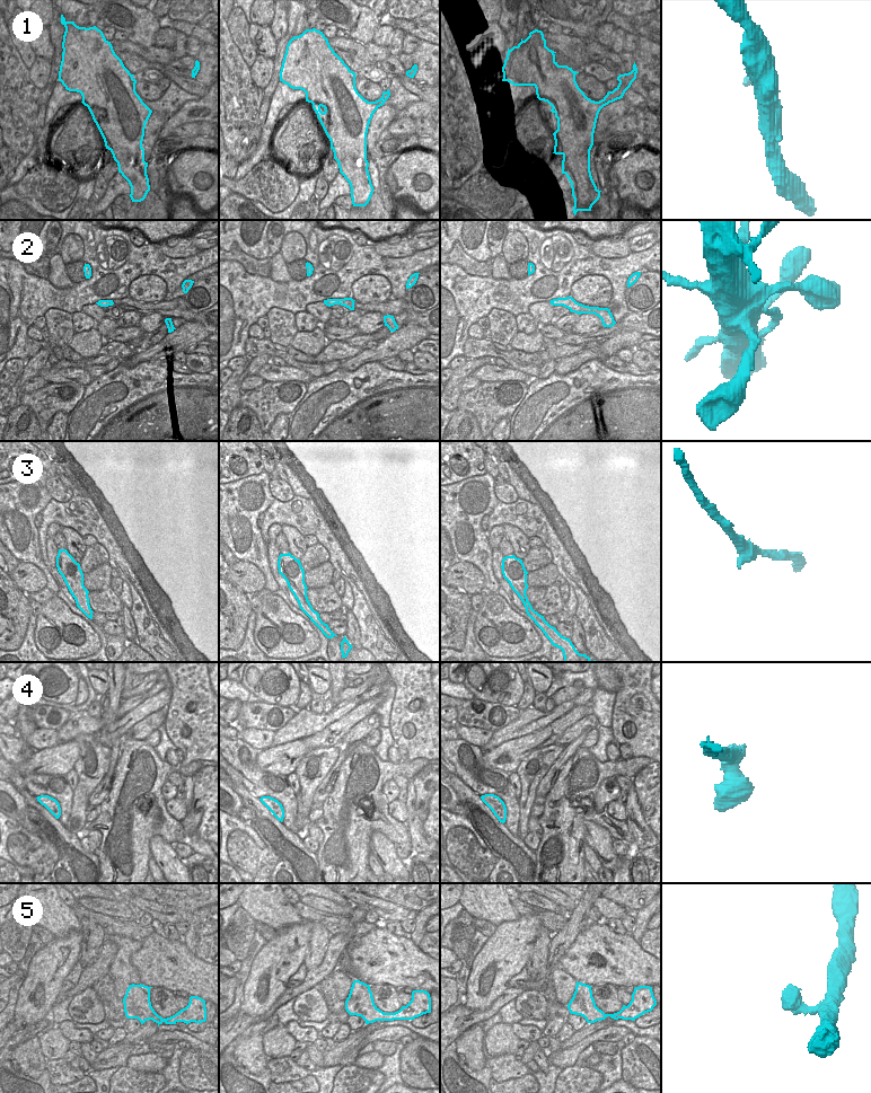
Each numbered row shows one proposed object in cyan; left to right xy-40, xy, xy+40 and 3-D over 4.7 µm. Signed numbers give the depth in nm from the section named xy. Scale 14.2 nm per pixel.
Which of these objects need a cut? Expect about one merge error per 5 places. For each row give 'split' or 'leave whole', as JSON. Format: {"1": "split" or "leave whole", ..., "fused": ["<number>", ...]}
{"1": "split", "2": "leave whole", "3": "leave whole", "4": "leave whole", "5": "leave whole", "fused": ["1"]}

